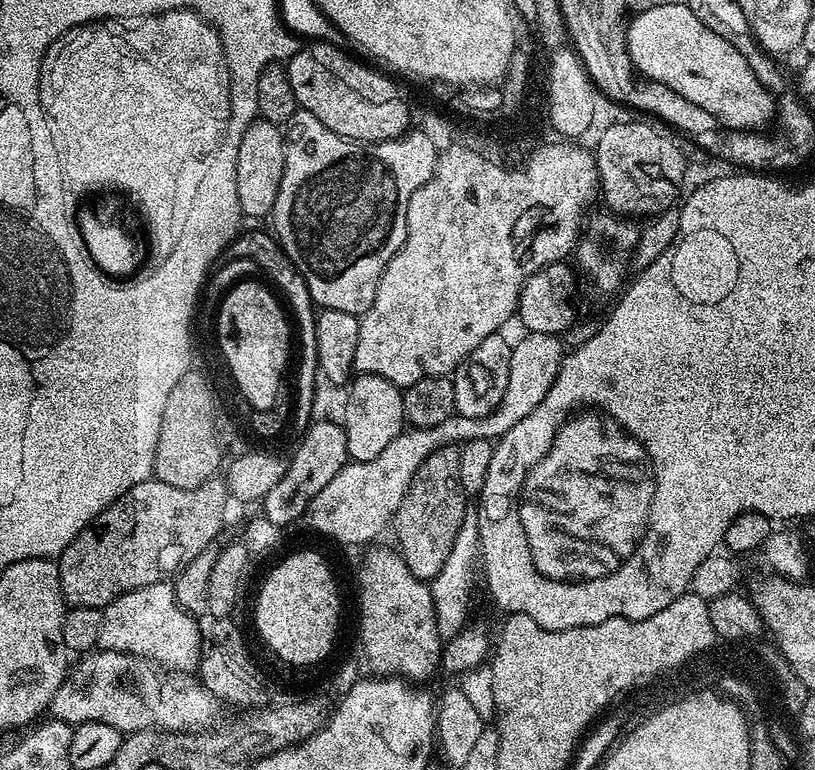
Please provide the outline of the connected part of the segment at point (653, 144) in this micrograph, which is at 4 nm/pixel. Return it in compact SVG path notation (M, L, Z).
M636 119L640 120L612 124L597 138L594 155L596 173L600 175L598 188L602 200L604 196L605 202L609 204L605 205L613 213L651 218L677 203L676 186L683 178L686 157L683 150L667 136L667 131L647 119Z

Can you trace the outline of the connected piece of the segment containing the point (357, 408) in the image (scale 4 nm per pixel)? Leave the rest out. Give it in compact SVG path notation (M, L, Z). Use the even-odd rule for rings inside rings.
M369 372L357 375L351 381L348 390L348 401L344 404L344 417L342 417L348 455L355 462L370 462L370 458L378 458L378 454L382 454L382 450L386 450L386 446L390 446L390 442L394 442L394 438L398 438L398 434L405 431L404 393L394 382Z

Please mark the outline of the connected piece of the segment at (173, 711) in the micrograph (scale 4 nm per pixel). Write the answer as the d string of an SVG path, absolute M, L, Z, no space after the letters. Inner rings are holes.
M96 650L81 660L84 661L65 675L62 686L58 686L58 694L54 694L49 702L47 711L51 719L73 726L86 722L106 722L106 726L114 726L121 734L148 728L175 732L201 731L215 723L214 706L217 707L218 701L195 675L169 674L153 661L145 660L142 656L131 656L128 652Z

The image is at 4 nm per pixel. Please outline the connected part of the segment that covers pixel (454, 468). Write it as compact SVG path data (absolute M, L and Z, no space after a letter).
M444 444L432 451L426 462L418 466L406 490L406 498L402 498L402 506L398 506L396 511L394 529L398 551L409 570L425 582L435 580L446 564L446 558L450 558L454 538L458 538L458 530L466 519L466 497L458 466L459 457L460 449L455 444Z

